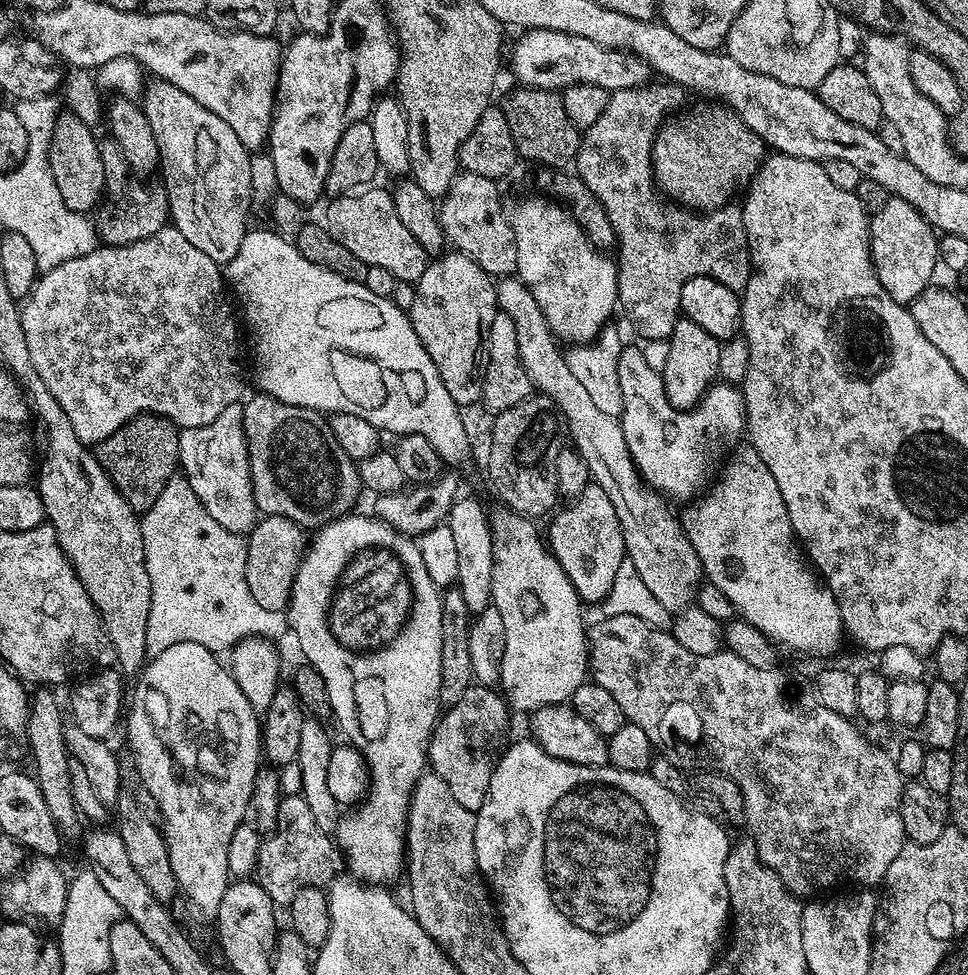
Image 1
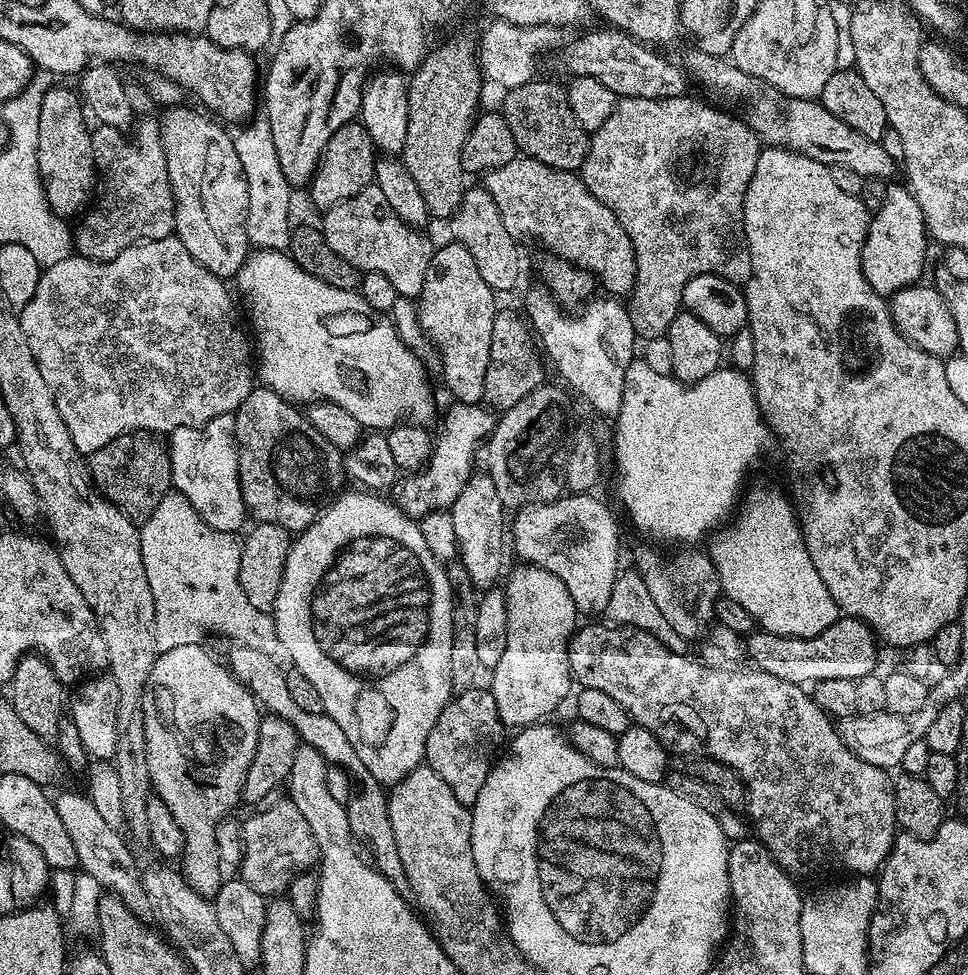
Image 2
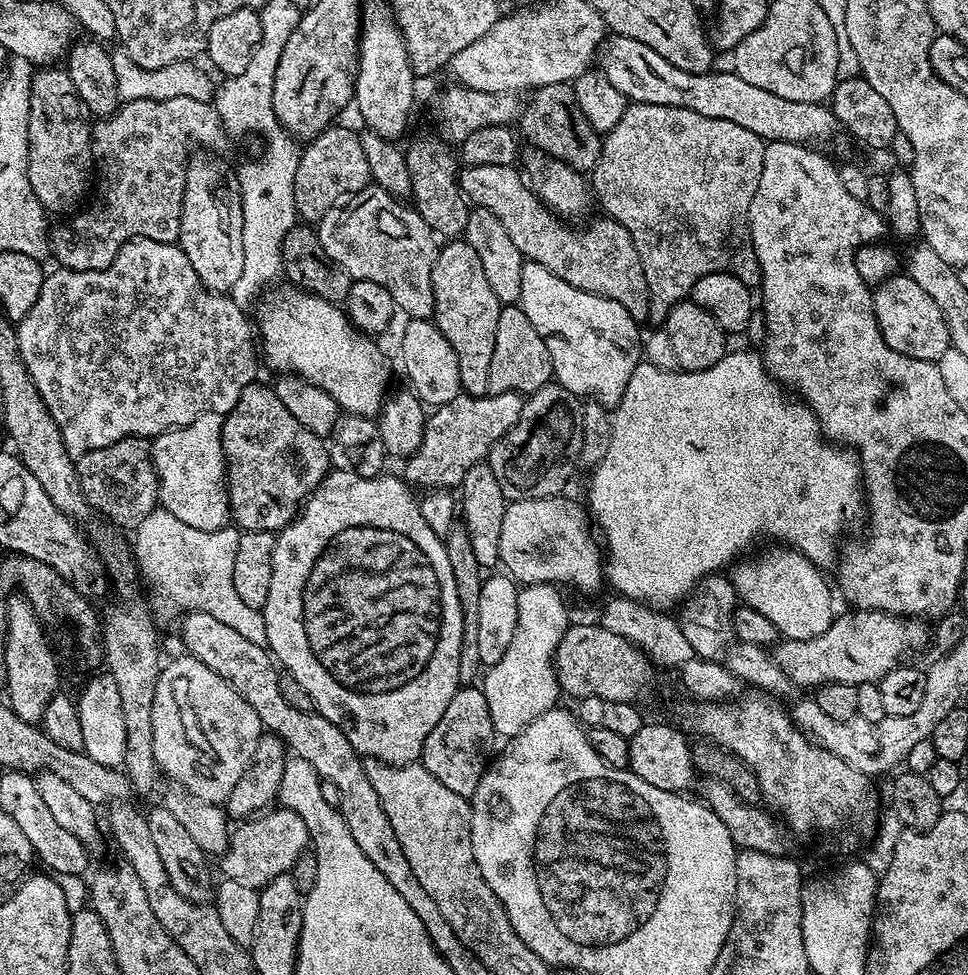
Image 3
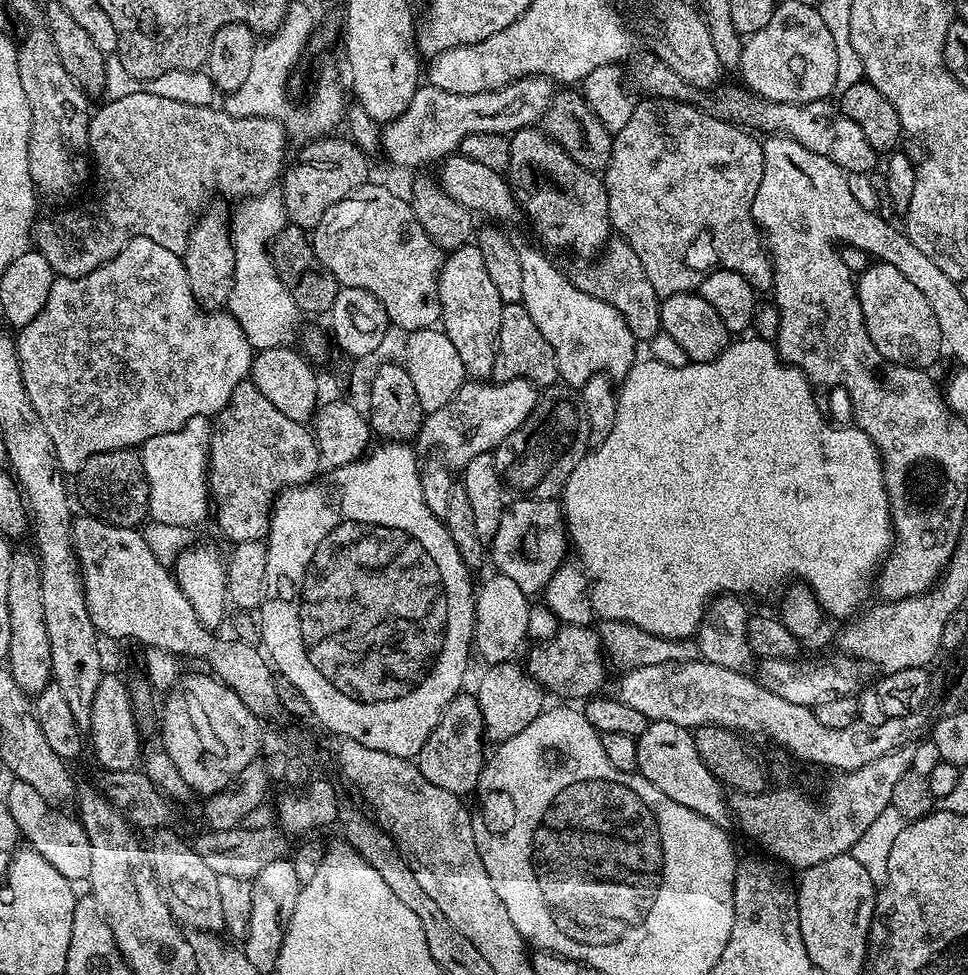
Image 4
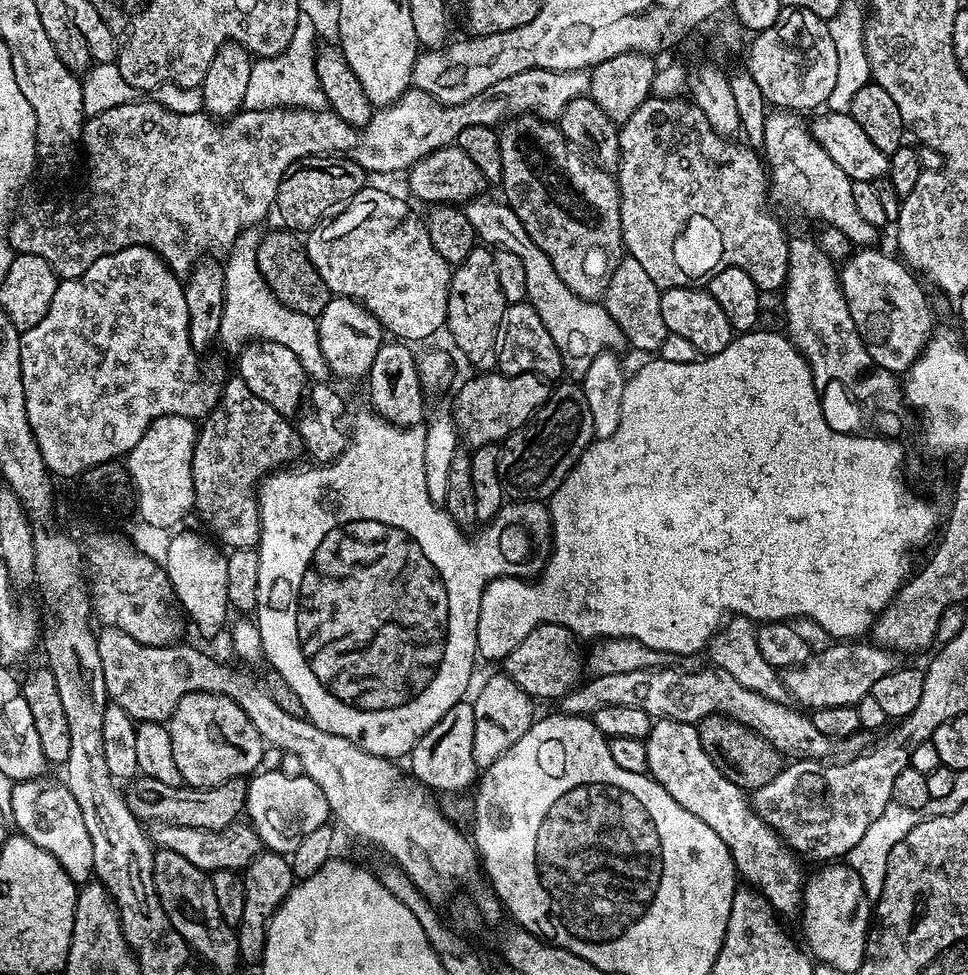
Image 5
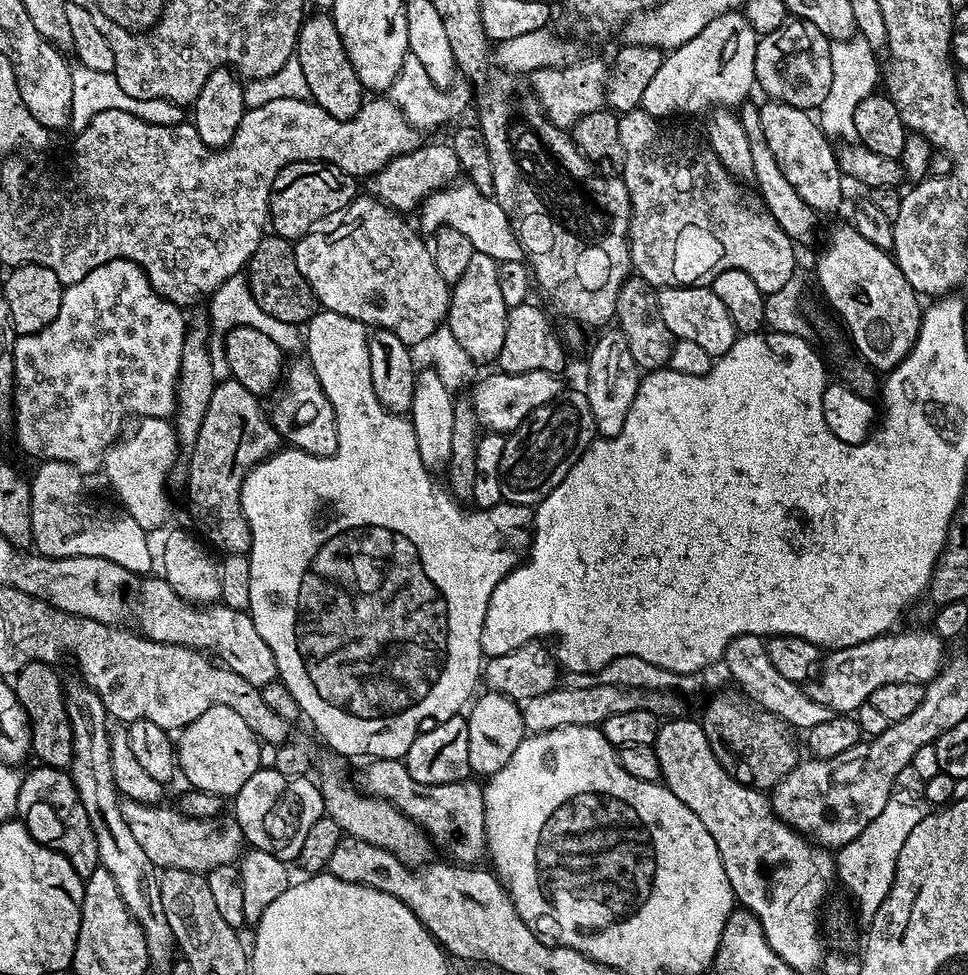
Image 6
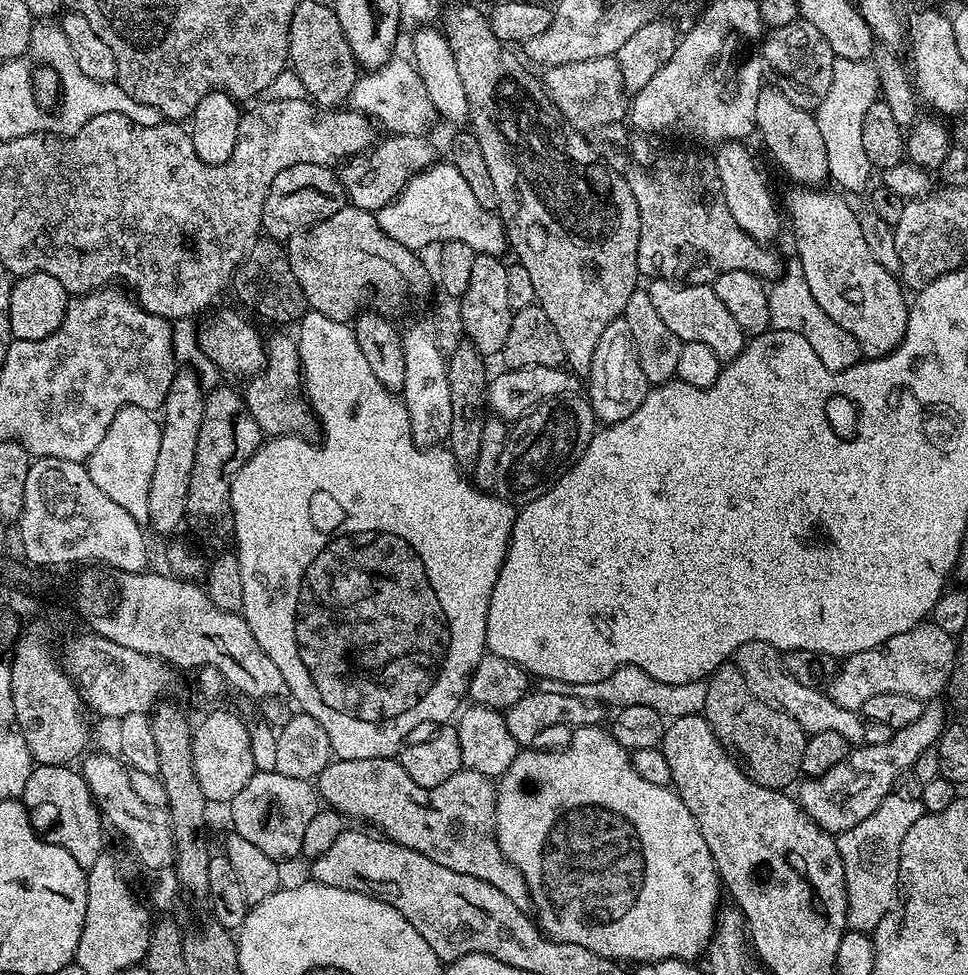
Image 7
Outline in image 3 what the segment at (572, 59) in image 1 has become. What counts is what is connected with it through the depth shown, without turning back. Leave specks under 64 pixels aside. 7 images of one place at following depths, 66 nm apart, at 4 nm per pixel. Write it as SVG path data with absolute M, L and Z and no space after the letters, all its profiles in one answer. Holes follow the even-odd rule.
M615 34L605 39L598 53L598 68L610 83L633 104L654 106L678 106L694 110L694 114L706 114L706 118L722 118L735 122L745 130L754 130L765 142L781 140L791 144L820 146L823 140L841 131L831 107L827 103L790 102L790 98L778 98L770 90L750 86L746 78L737 76L735 71L687 72L678 70L674 62L662 58L658 50L650 50L643 42L634 42Z

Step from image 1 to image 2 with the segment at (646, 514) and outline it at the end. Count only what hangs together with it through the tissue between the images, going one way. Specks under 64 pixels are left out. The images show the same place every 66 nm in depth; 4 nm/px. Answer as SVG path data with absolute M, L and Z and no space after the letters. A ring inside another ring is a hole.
M640 548L636 552L635 571L646 582L654 606L658 606L662 618L670 622L674 634L686 642L696 642L703 637L706 629L713 623L716 602L720 599L720 579L714 562L707 551L680 550L673 560L663 560L652 548Z

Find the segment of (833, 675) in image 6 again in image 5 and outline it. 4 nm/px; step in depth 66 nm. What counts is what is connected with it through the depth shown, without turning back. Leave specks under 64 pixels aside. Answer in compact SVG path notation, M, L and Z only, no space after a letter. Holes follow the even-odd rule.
M832 642L825 652L817 651L802 666L783 669L782 679L789 697L801 709L826 706L855 706L871 693L878 678L886 678L894 669L893 653L875 642Z

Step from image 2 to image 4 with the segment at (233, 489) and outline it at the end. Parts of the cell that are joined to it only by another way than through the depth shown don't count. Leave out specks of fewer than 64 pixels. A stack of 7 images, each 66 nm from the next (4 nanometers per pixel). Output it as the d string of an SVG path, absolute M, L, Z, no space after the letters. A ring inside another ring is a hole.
M207 416L190 418L180 428L150 438L139 449L146 474L150 502L148 515L155 523L191 529L210 516L208 490L208 447L212 441L212 420Z

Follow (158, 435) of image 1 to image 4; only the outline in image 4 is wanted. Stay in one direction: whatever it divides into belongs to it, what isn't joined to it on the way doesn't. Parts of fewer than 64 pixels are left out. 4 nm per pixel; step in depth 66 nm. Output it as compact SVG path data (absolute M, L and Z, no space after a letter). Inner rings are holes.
M119 448L94 454L74 473L76 496L85 513L116 527L136 528L149 519L148 483L136 448ZM144 520L144 521L143 521ZM142 523L142 524L140 524Z

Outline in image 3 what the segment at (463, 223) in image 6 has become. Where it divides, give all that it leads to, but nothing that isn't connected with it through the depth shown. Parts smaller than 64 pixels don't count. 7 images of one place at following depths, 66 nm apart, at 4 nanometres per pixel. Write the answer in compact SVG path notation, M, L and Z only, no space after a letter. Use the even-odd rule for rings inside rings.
M529 260L522 266L522 294L519 306L530 318L534 330L542 334L546 350L550 350L552 375L574 395L596 400L604 408L615 410L626 394L626 382L634 374L638 363L630 349L641 343L641 325L626 310L626 306L586 290L562 282L558 274L546 270L538 262Z

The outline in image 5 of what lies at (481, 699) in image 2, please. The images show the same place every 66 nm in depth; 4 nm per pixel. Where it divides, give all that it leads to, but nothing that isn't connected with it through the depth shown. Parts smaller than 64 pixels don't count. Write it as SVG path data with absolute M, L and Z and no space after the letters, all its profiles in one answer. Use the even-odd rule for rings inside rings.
M461 702L446 710L444 717L412 747L411 775L431 791L432 788L436 792L460 792L468 787L471 789L478 780L478 769L474 762L475 725L471 703Z

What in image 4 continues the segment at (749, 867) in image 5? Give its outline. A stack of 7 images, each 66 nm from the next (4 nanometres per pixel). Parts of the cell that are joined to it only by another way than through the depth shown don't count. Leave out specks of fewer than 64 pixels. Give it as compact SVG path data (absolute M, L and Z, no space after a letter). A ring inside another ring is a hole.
M651 721L648 728L636 737L638 746L638 766L636 772L646 782L658 786L666 798L674 798L682 806L694 810L702 818L724 826L729 823L728 798L726 789L719 780L706 770L706 762L698 754L698 746L694 746L694 735L689 729L674 726L674 722Z

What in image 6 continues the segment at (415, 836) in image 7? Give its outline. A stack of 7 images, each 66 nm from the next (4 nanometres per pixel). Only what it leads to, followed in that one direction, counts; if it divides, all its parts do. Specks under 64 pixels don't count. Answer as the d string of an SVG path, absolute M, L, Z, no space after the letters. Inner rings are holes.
M372 760L365 764L368 765L358 779L358 784L367 795L390 802L399 812L410 817L428 833L433 845L440 847L441 844L453 856L449 857L457 865L476 866L485 859L488 851L486 802L484 789L475 779L430 786L414 782L403 760Z

